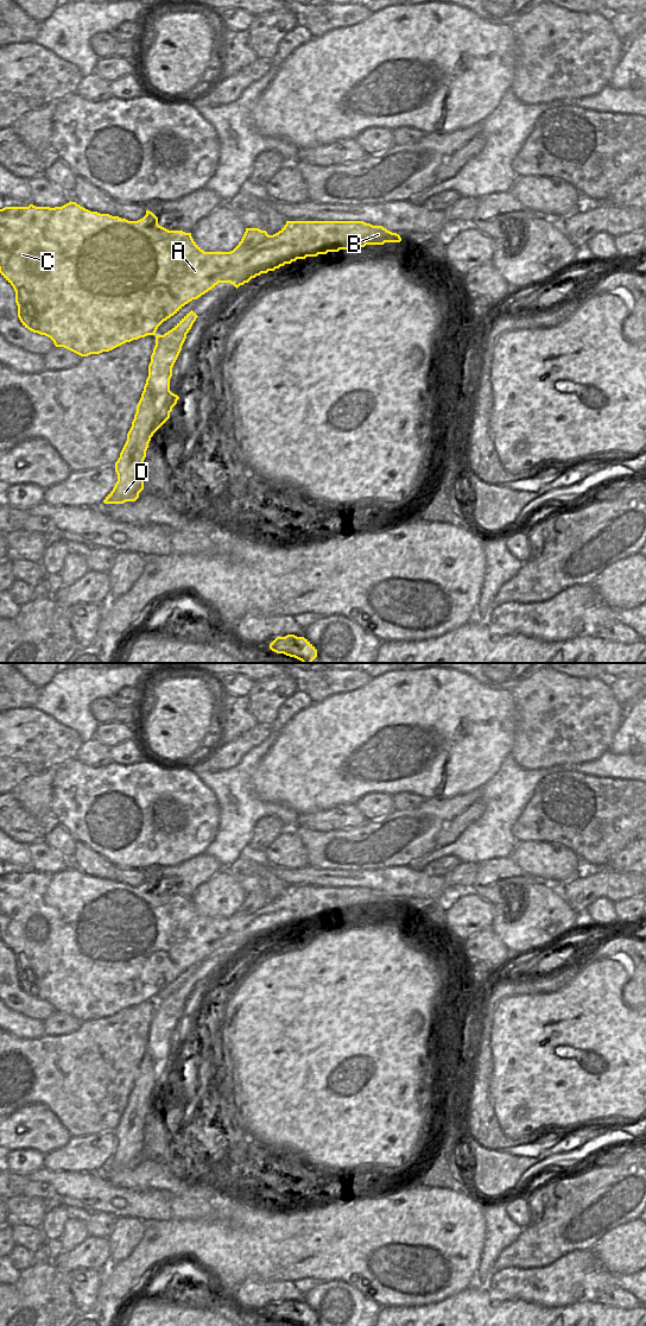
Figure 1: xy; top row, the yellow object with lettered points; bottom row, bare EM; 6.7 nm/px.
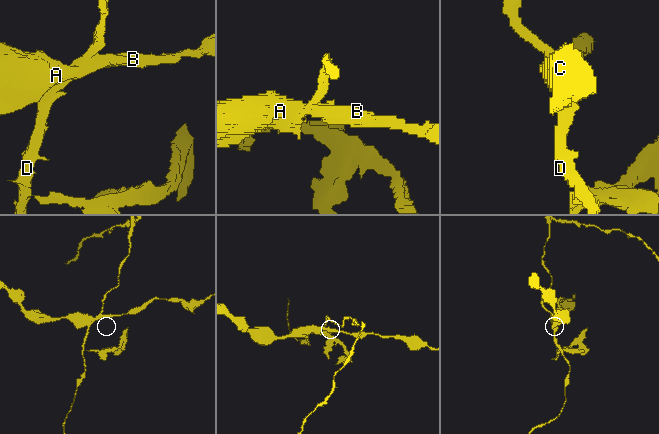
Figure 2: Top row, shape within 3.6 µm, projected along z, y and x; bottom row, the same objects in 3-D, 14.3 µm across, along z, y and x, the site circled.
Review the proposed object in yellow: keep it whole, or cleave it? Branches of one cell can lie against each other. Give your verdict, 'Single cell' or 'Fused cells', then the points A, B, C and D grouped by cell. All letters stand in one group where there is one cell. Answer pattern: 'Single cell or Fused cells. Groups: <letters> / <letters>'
Fused cells. Groups: A B C / D.

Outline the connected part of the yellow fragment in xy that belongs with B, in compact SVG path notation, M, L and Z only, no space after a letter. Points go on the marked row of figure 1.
M71 201L55 208L30 204L0 209L0 273L15 291L20 322L28 330L50 337L56 347L81 356L109 352L126 342L156 335L164 321L218 283L230 283L238 289L252 278L297 259L400 241L399 234L363 221L286 221L278 233L252 250L204 252L191 233L159 226L158 217L150 210L142 219L128 221L90 211Z

